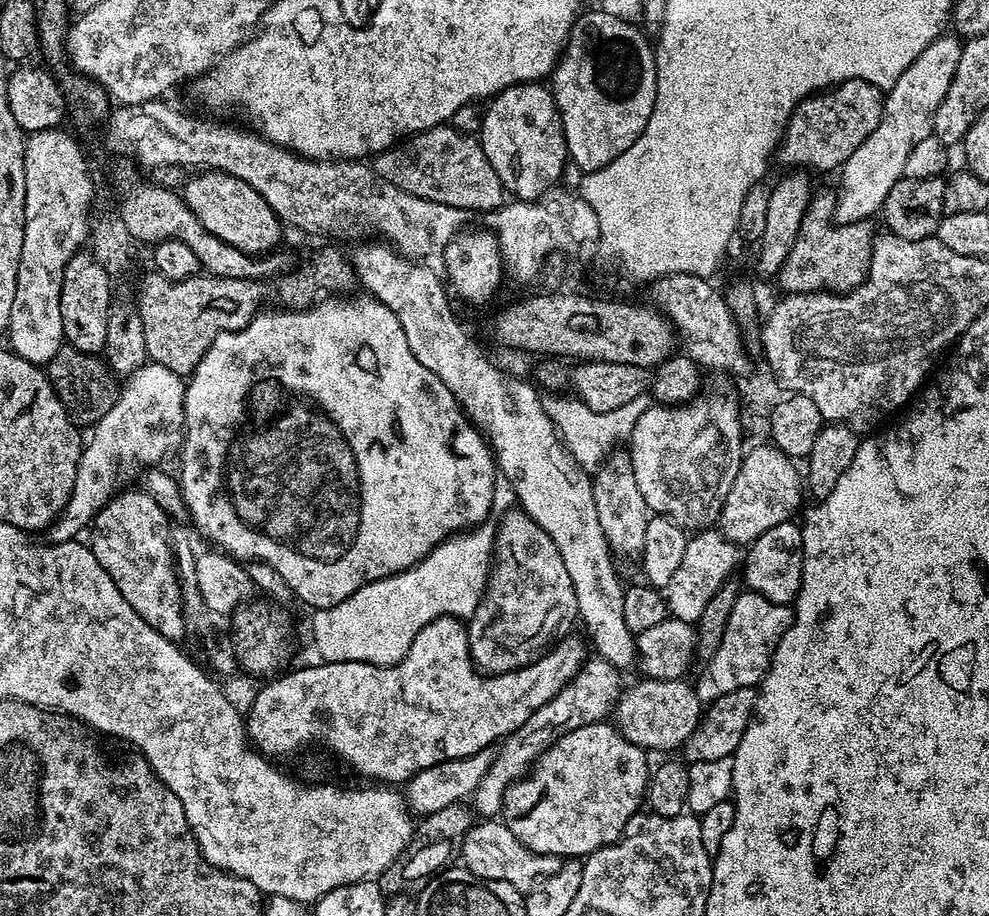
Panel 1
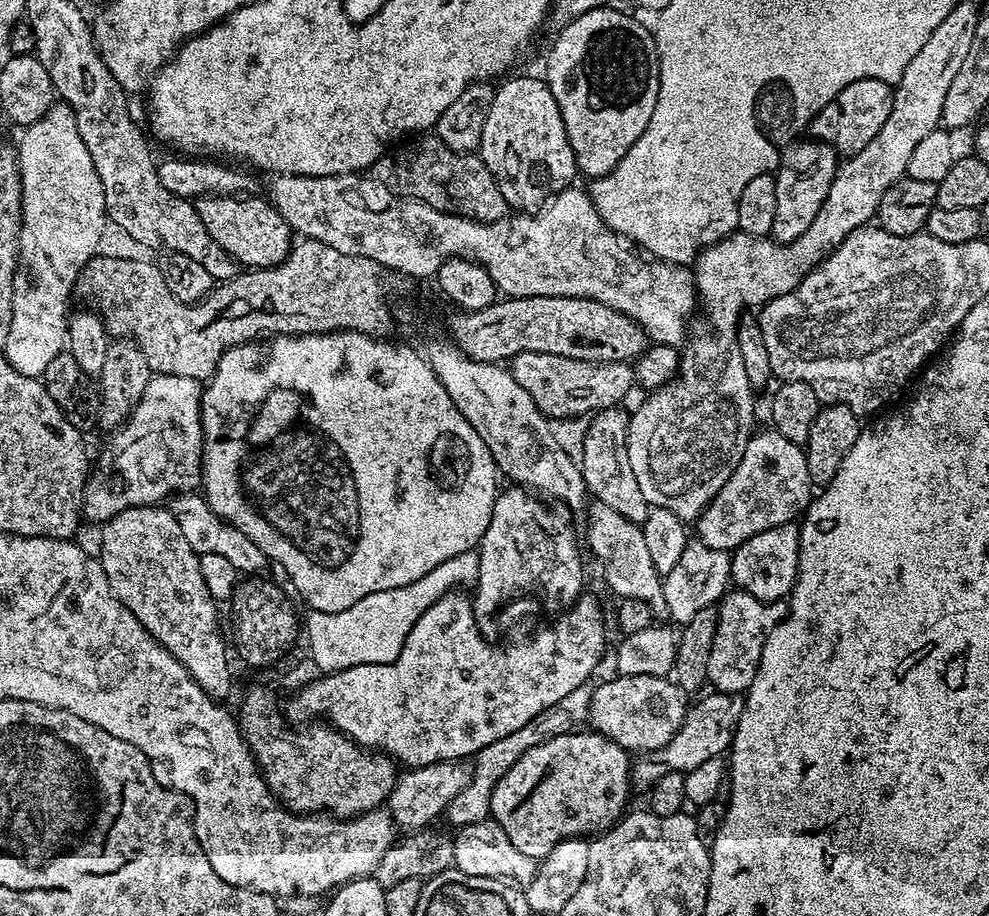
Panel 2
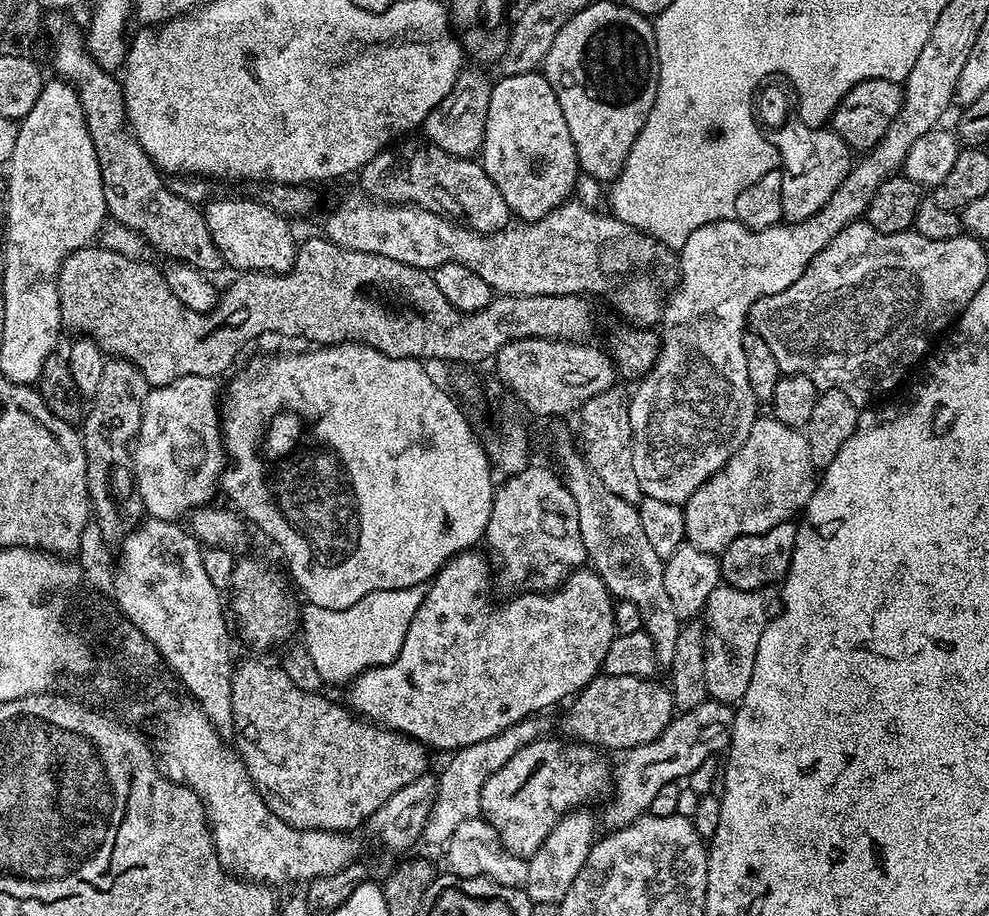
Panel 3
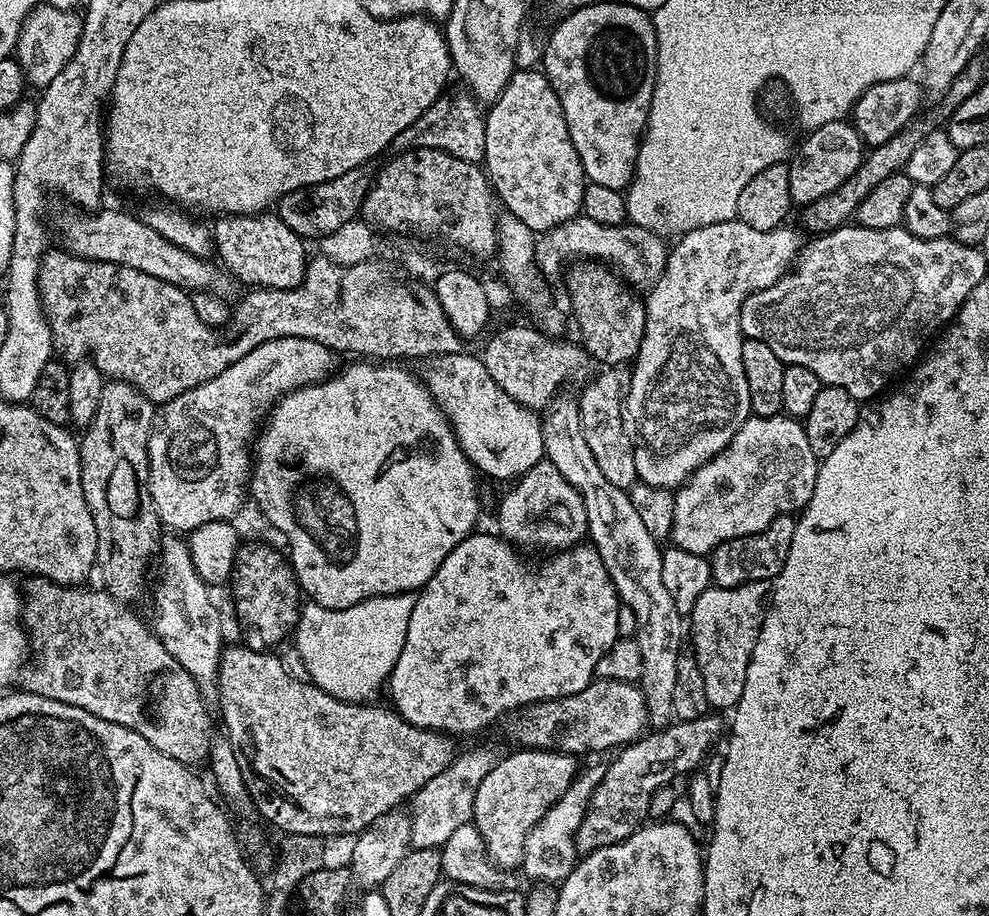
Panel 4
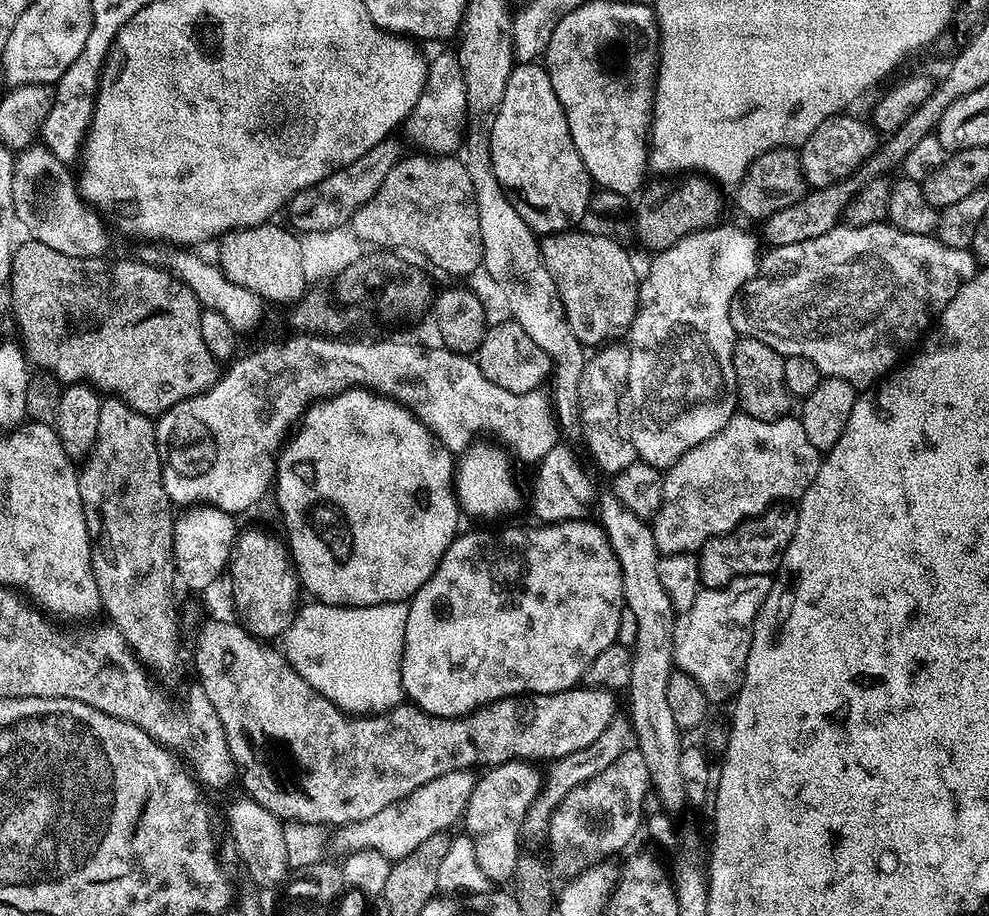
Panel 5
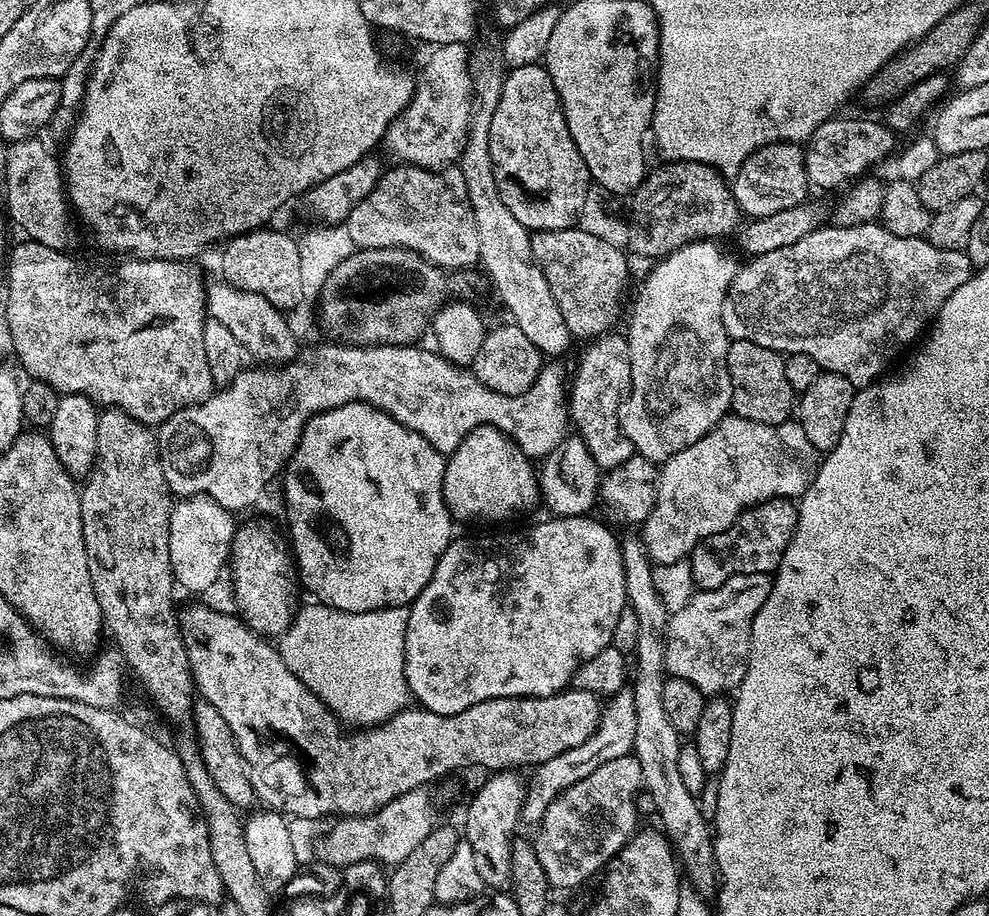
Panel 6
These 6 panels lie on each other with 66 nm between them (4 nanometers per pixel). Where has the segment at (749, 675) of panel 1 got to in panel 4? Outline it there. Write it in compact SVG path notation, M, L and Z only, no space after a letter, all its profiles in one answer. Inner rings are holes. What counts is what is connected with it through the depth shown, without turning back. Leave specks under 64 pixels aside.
M751 580L749 584L739 584L733 588L717 588L710 586L702 594L702 598L698 598L698 602L694 602L694 610L690 614L690 651L698 662L698 670L702 670L702 682L706 682L706 698L709 705L713 709L728 708L735 709L736 703L742 698L742 689L746 687L746 666L750 666L750 654L754 654L754 642L758 642L758 630L764 621L764 613L766 611L766 601L770 596L770 584L766 580Z

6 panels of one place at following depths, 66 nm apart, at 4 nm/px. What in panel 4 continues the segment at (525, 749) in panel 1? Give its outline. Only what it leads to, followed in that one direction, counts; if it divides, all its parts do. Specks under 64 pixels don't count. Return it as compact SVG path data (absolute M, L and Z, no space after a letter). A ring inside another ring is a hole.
M472 748L469 752L461 751L438 778L430 778L422 790L418 790L410 802L412 817L412 848L444 847L446 838L458 830L458 826L472 823L474 810L474 794L478 794L478 786L482 786L482 778L494 770L498 753L492 748Z

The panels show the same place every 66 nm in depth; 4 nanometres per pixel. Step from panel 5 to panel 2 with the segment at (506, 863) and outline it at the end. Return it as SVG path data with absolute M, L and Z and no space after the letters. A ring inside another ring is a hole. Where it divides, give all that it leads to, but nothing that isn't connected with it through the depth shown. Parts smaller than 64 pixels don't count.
M573 730L555 736L526 750L498 778L491 819L506 830L517 850L539 862L563 840L603 834L625 815L628 791L634 788L632 765L630 753L601 732Z

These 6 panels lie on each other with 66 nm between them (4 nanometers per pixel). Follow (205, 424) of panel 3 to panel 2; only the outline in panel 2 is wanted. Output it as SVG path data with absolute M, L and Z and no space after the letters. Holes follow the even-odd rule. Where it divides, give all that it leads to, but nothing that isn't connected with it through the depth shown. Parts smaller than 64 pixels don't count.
M156 374L128 419L111 433L112 464L124 479L124 496L129 505L159 505L175 493L199 489L202 484L204 431L200 417L201 381L174 374Z

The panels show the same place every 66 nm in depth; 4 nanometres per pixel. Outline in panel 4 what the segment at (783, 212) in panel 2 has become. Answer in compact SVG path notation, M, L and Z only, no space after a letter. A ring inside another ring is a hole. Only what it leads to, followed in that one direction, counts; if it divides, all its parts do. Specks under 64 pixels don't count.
M847 119L826 122L826 126L813 130L803 137L804 145L795 149L788 164L790 194L796 206L813 204L818 198L838 190L842 182L858 170L866 155L866 145L856 130L856 125Z

